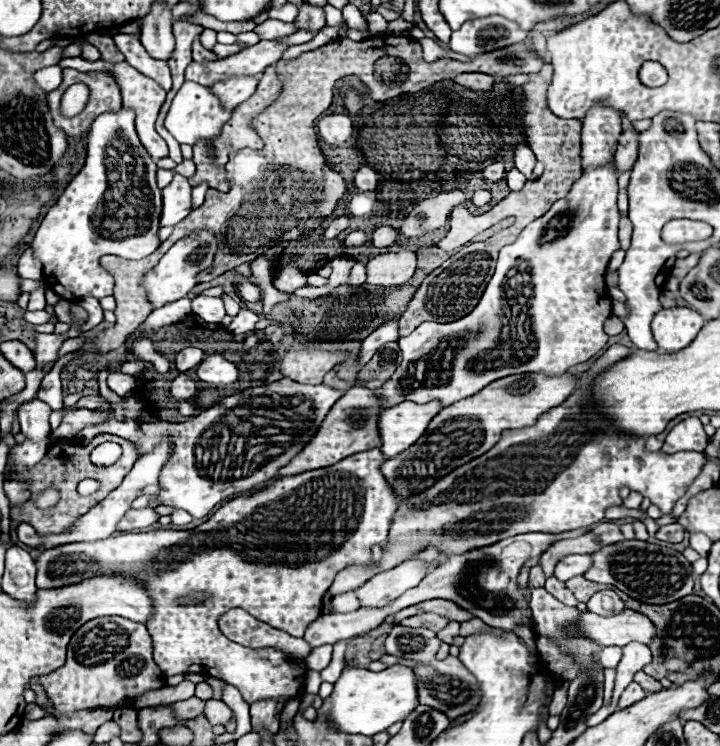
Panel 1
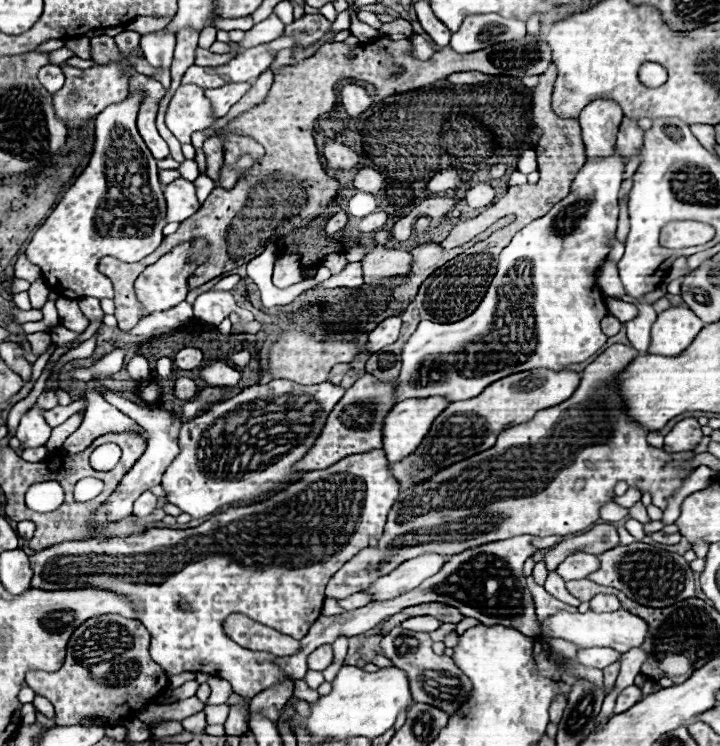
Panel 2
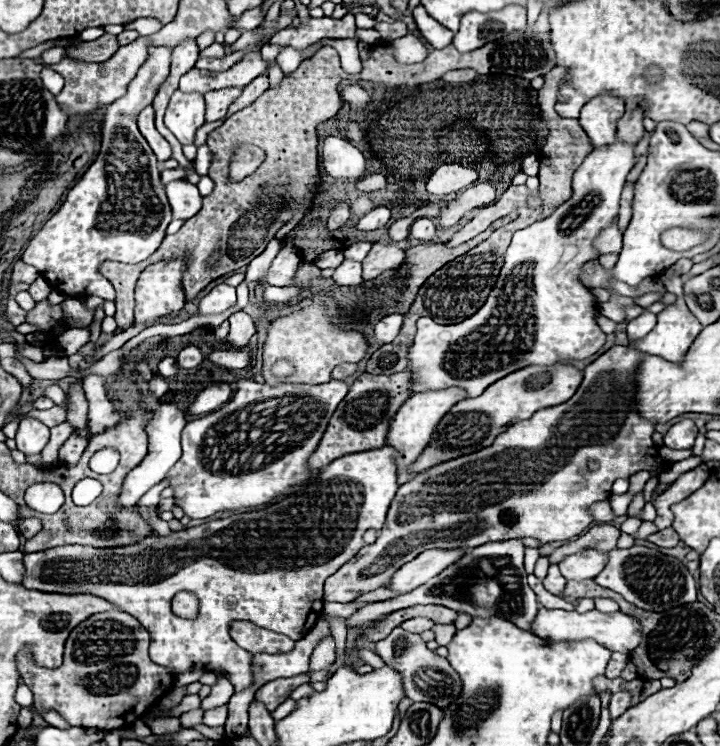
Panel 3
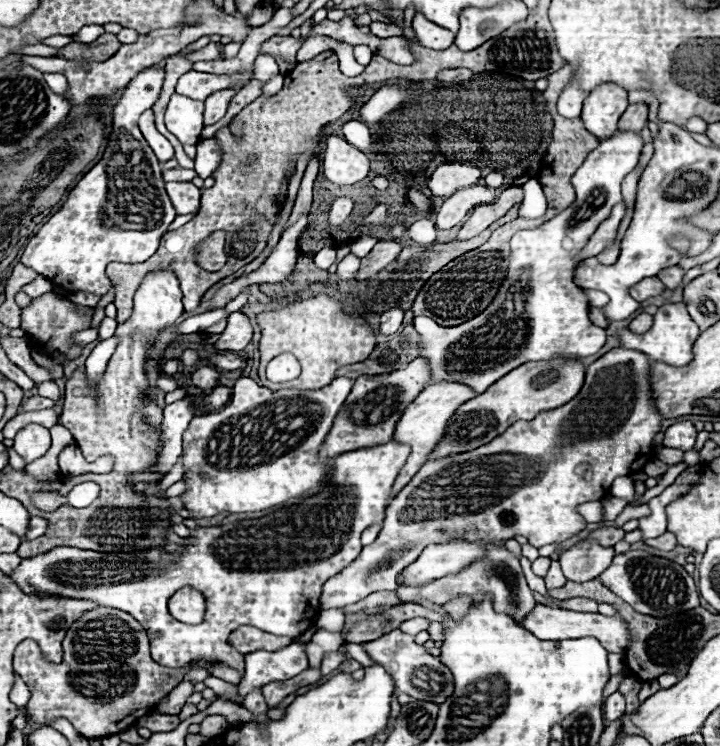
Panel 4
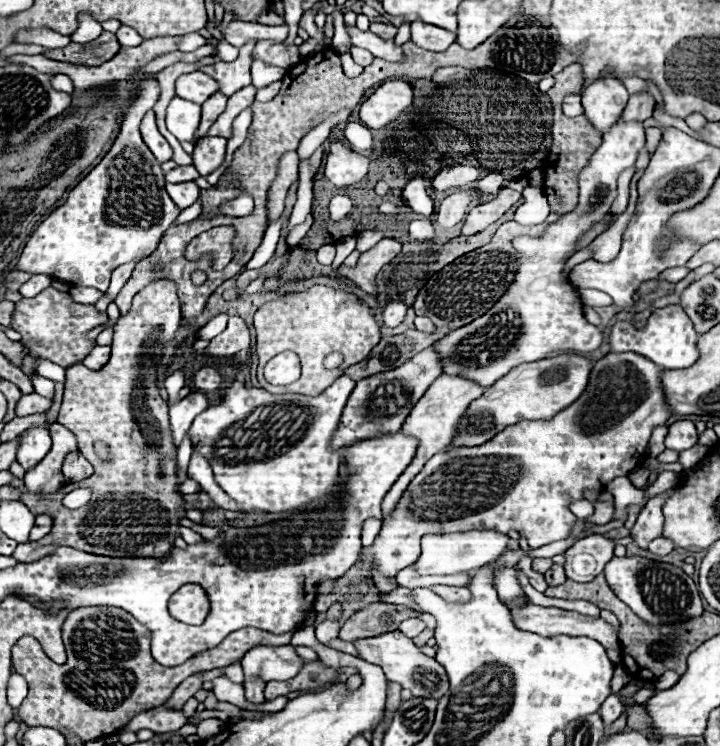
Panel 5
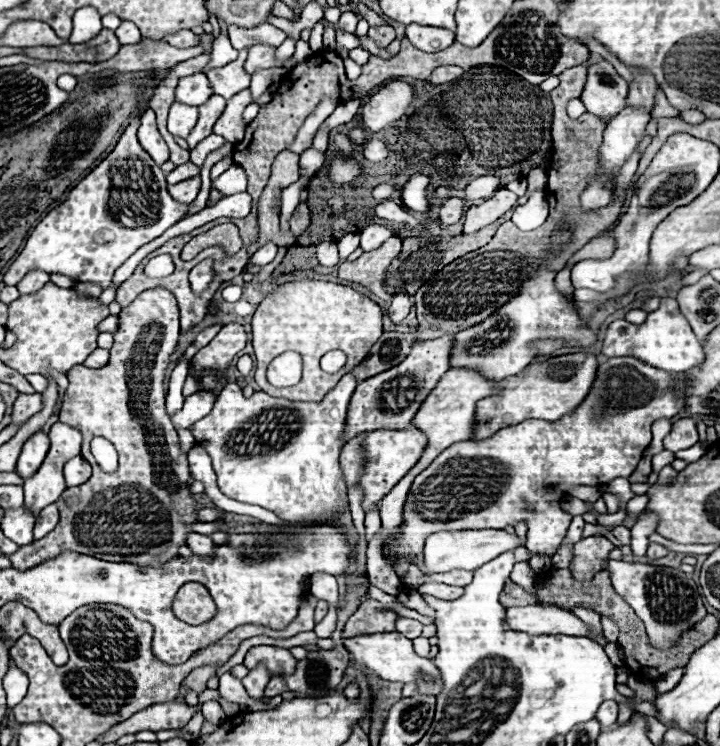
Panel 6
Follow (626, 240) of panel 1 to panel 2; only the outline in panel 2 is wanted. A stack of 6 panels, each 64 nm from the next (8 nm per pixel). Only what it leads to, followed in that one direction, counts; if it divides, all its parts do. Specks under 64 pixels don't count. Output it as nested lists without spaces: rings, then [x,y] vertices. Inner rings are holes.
[[[626,200],[620,204],[620,220],[618,220],[618,240],[624,244],[626,236],[628,236],[628,210],[626,210]]]

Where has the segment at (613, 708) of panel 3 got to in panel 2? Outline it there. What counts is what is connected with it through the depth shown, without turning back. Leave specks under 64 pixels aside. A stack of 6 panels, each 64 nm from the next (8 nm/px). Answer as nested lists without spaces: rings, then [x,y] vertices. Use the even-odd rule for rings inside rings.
[[[632,684],[632,686],[628,686],[626,690],[622,690],[620,692],[620,696],[618,696],[618,700],[616,700],[616,708],[614,708],[614,714],[620,714],[620,712],[626,712],[628,708],[632,708],[638,700],[642,698],[642,692],[640,692],[640,688],[636,686],[636,684]]]

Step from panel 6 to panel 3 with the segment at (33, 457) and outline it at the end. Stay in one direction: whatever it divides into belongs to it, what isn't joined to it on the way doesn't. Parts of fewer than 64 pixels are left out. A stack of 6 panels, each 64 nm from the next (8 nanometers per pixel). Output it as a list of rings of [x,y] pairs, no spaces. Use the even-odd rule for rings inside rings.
[[[22,418],[18,432],[16,432],[16,444],[18,450],[24,454],[40,454],[50,438],[50,428],[44,426],[36,418]]]

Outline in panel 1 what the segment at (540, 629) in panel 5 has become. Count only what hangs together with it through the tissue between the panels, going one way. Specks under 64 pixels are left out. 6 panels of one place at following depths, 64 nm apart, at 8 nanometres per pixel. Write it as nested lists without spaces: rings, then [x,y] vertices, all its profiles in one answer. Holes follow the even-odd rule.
[[[628,608],[618,616],[582,612],[578,626],[586,638],[592,638],[602,646],[626,646],[630,642],[650,644],[650,640],[656,636],[654,622],[648,616],[642,616]]]

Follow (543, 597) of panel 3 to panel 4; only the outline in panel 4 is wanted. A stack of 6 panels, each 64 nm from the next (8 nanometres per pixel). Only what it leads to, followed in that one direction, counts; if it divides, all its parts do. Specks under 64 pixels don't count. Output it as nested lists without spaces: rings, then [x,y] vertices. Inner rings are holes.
[[[520,556],[520,564],[522,564],[522,568],[524,568],[524,574],[526,574],[528,586],[530,586],[534,592],[542,594],[544,598],[548,598],[548,600],[556,600],[556,598],[552,598],[552,596],[548,594],[548,590],[546,590],[546,586],[544,586],[544,580],[542,580],[540,576],[536,576],[536,574],[530,570],[530,562],[528,562],[524,556]]]

